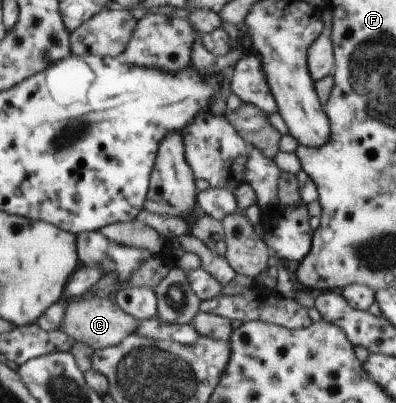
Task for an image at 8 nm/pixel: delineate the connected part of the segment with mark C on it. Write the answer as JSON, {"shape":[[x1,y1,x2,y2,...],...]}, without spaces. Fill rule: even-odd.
{"shape":[[89,294,80,300,72,301,67,306,67,314,62,326,72,338,97,350,122,344,128,336,136,333,140,328,140,322,141,320,132,316,132,313,126,312,122,306,116,306,112,300]]}

